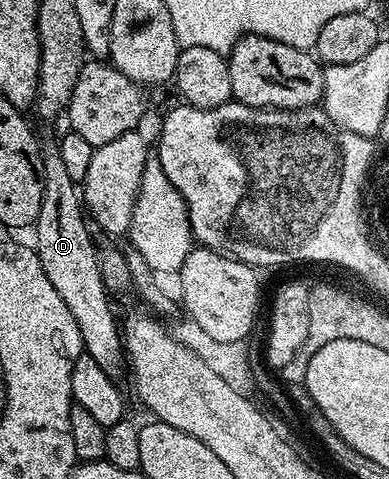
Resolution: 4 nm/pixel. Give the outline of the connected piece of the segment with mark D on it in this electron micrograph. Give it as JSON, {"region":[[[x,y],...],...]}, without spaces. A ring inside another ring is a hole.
{"region":[[[57,152],[45,154],[42,182],[44,199],[36,222],[36,252],[44,267],[44,275],[48,275],[52,287],[56,287],[60,299],[64,299],[64,307],[72,311],[72,319],[76,319],[76,327],[80,327],[84,352],[92,355],[92,359],[96,359],[110,377],[117,378],[118,372],[124,369],[124,333],[120,321],[114,318],[114,309],[110,306],[111,294],[102,280],[100,253],[94,250],[94,241],[90,238],[91,226],[84,216],[79,186],[68,176],[64,159],[60,159]]]}

